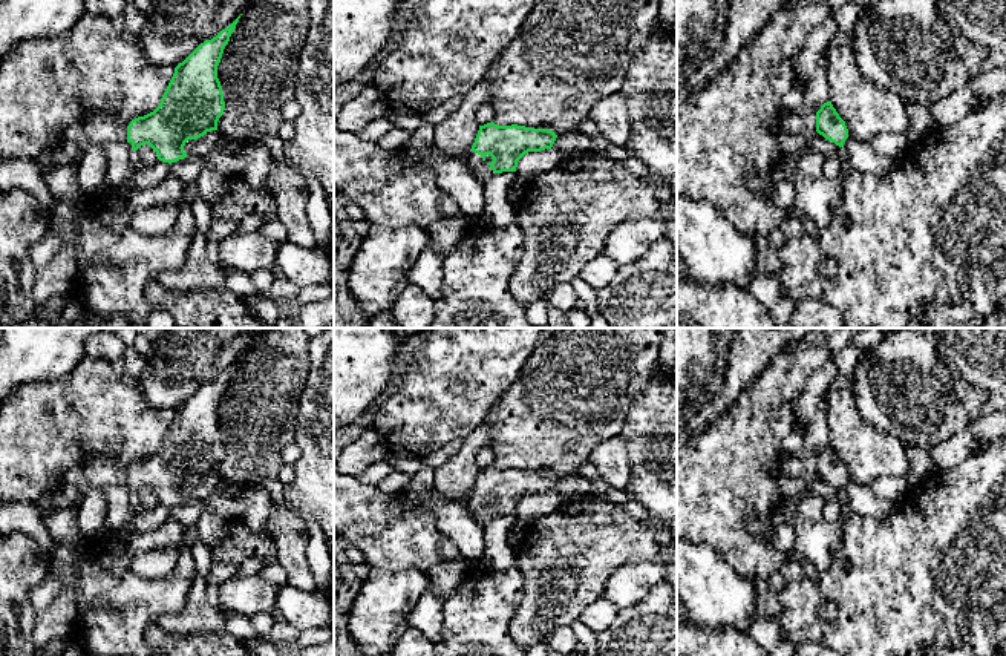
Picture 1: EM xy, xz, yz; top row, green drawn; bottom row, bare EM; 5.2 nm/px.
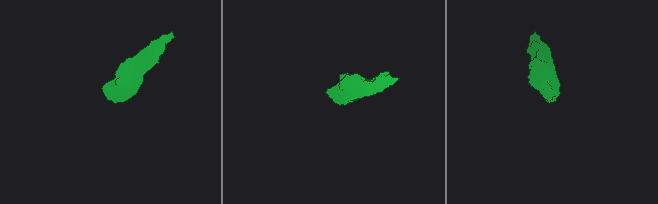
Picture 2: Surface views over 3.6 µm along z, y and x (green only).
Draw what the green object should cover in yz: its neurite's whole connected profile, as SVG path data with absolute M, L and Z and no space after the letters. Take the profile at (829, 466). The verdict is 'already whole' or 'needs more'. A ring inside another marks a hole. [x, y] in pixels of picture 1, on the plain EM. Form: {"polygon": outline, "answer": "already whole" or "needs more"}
{"polygon": "M831 444L824 446L816 455L816 475L845 494L853 513L879 520L888 517L891 504L885 498L879 498L868 484L853 483Z", "answer": "needs more"}

